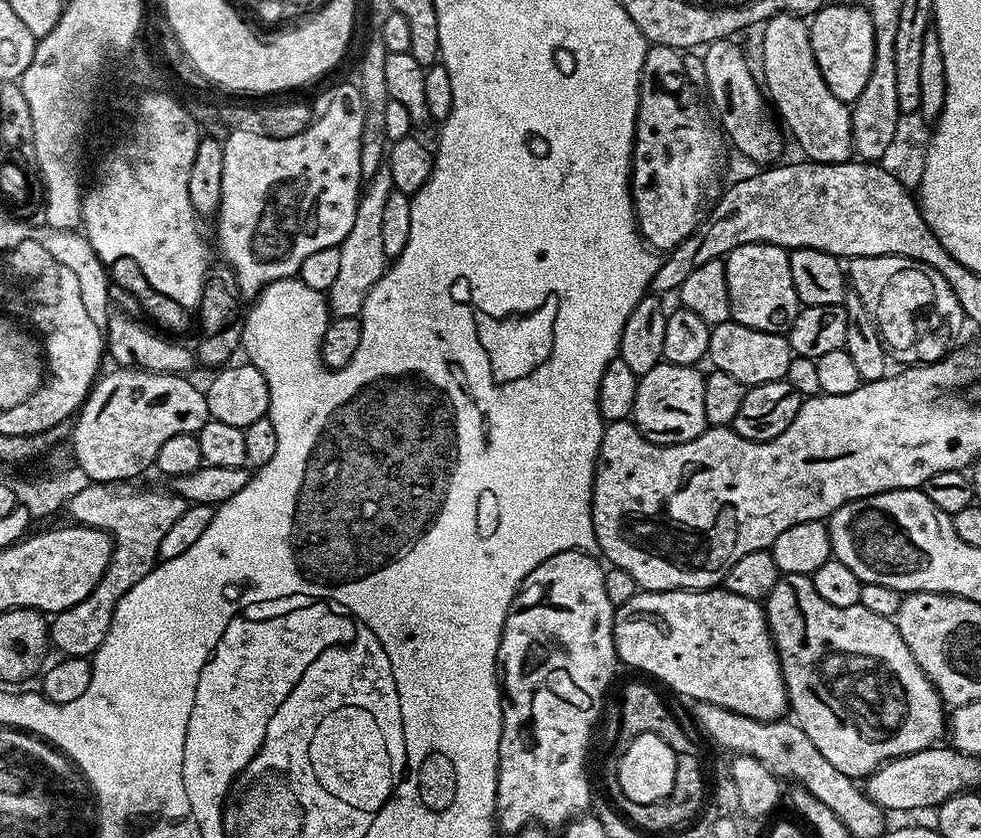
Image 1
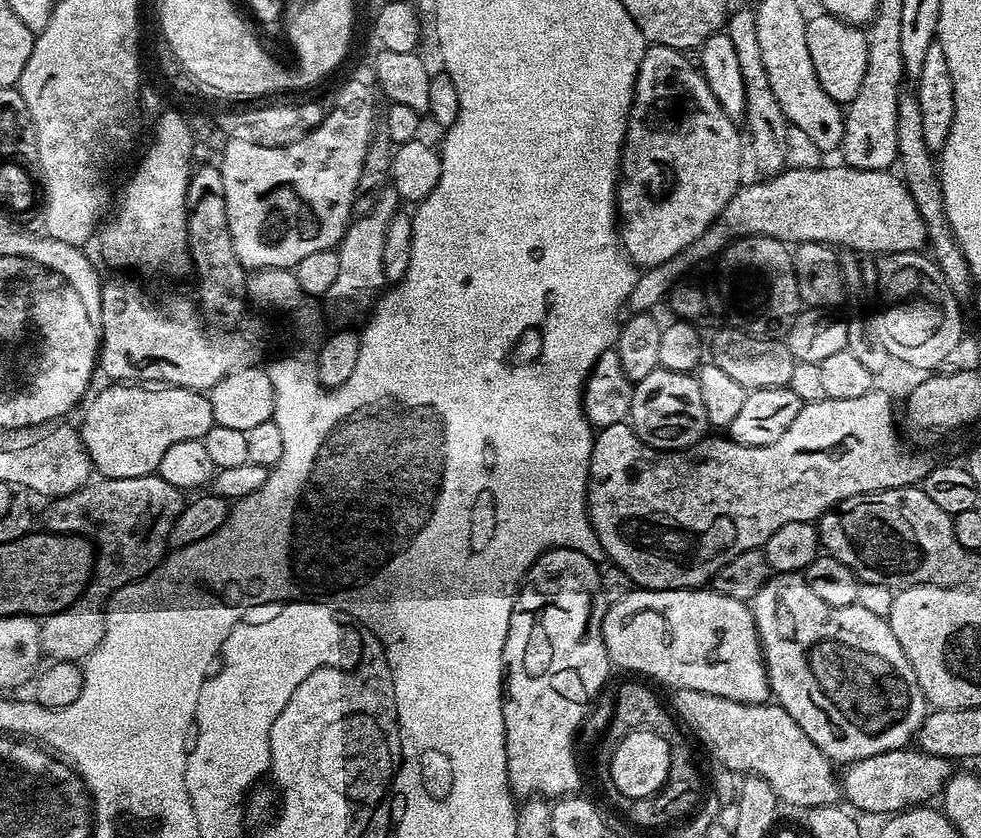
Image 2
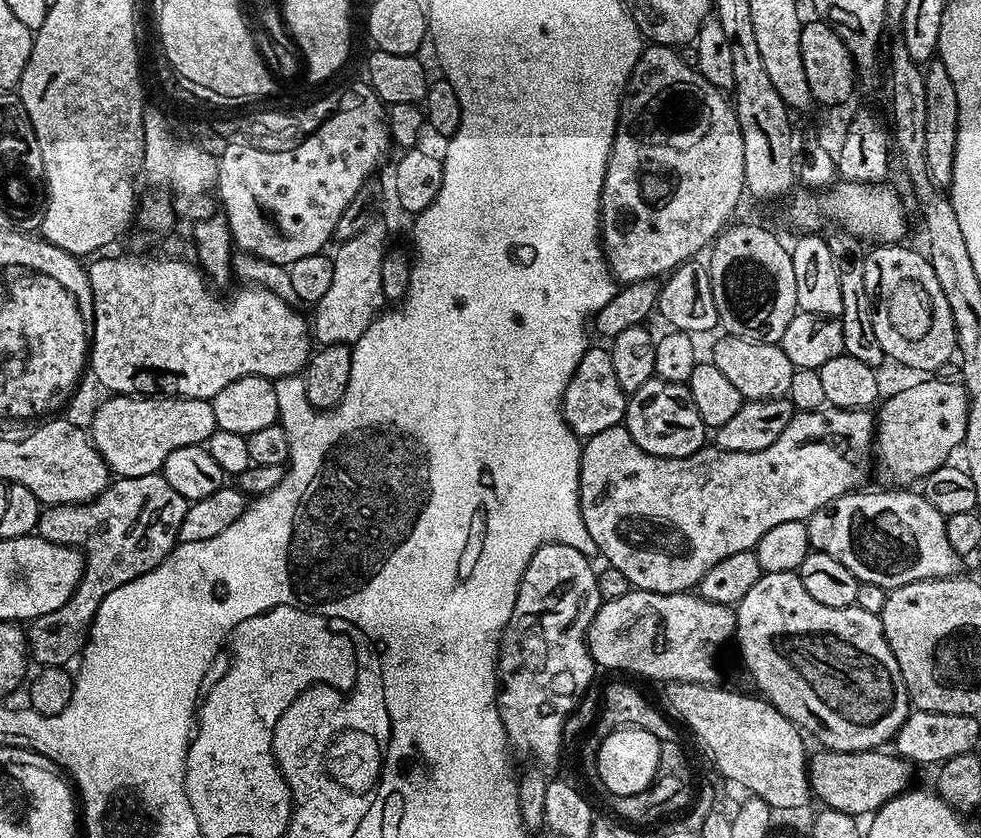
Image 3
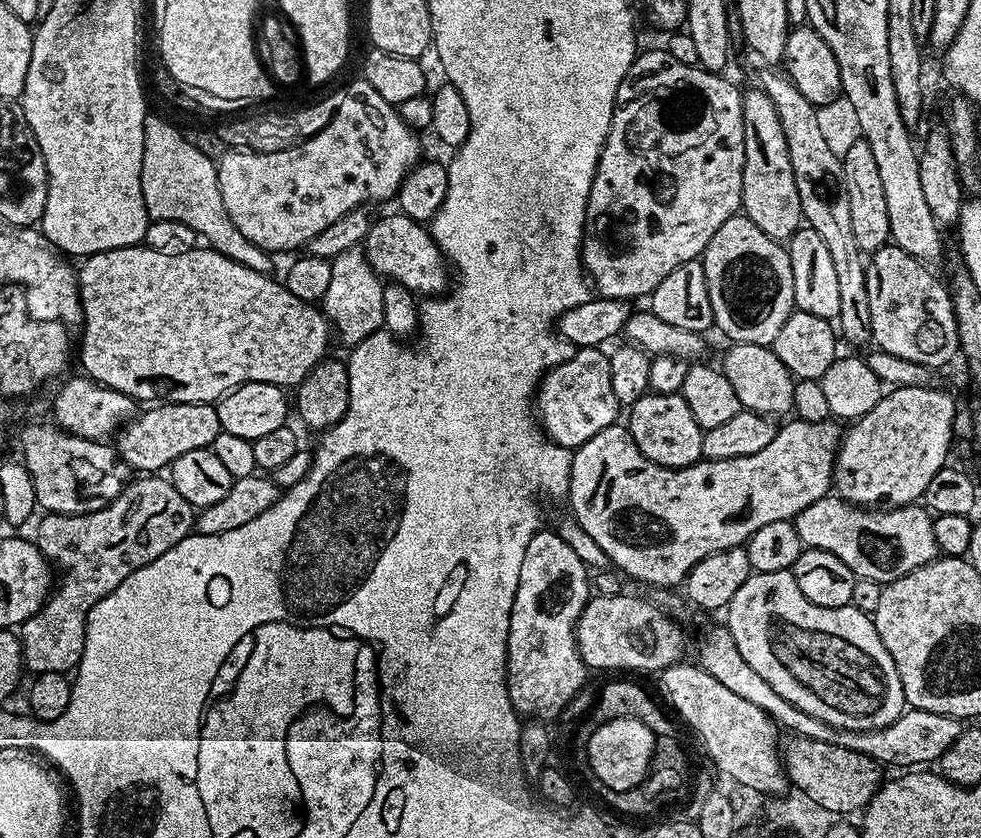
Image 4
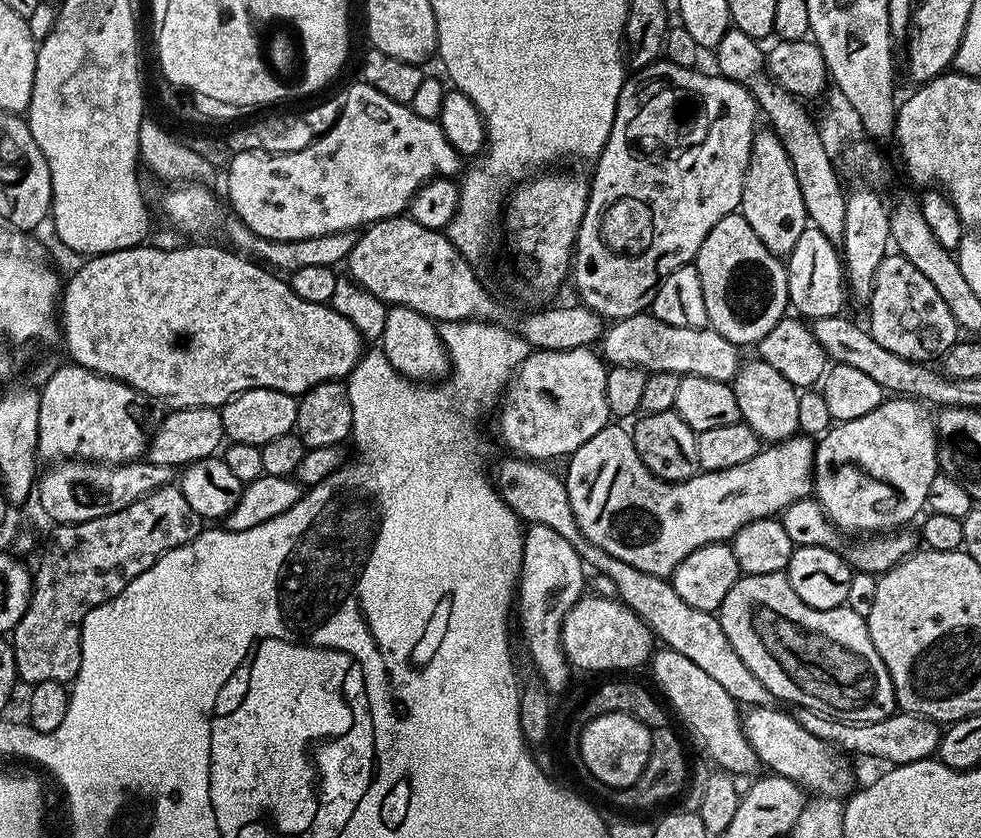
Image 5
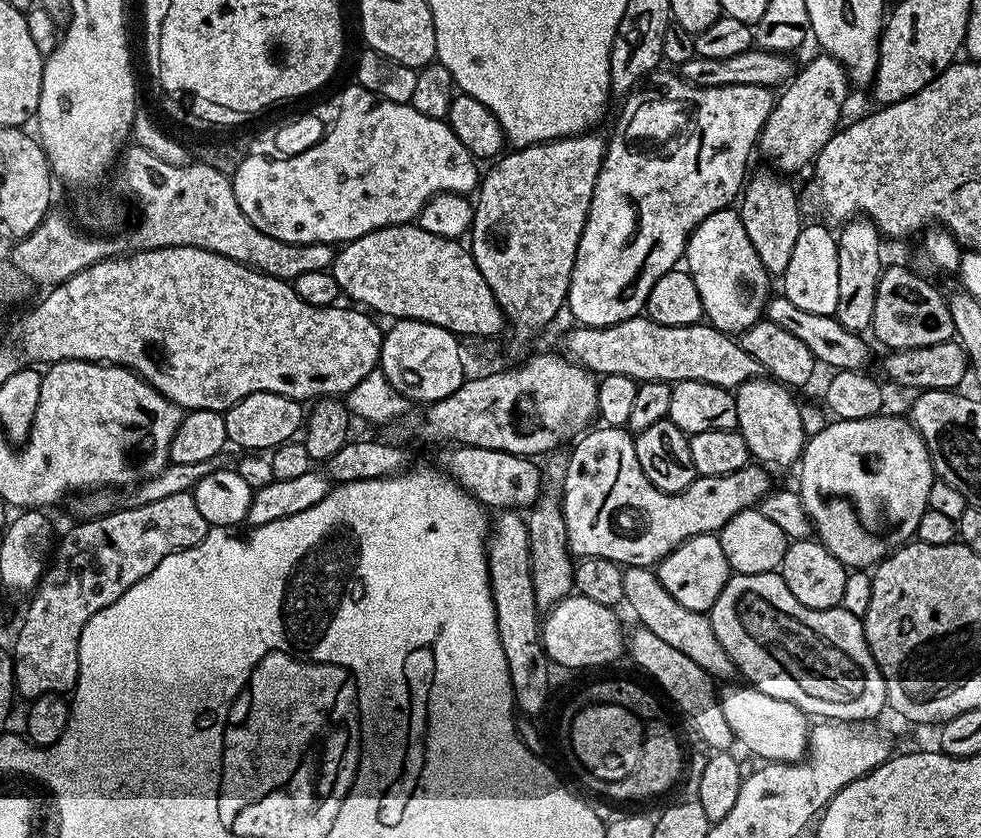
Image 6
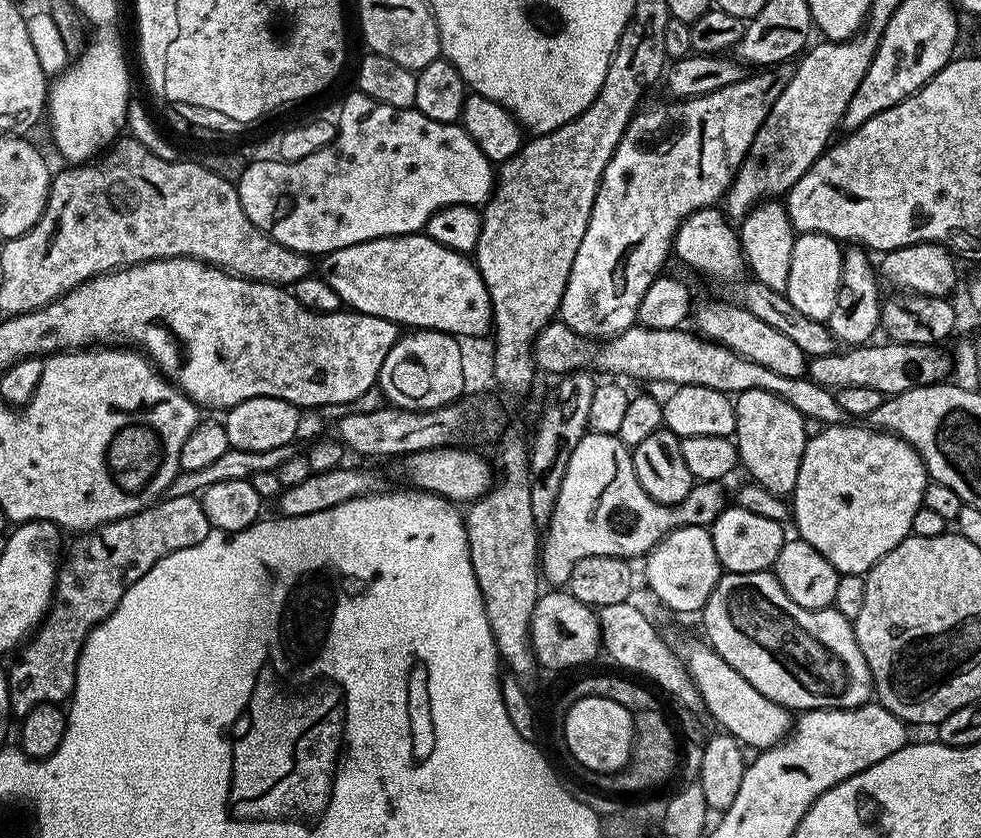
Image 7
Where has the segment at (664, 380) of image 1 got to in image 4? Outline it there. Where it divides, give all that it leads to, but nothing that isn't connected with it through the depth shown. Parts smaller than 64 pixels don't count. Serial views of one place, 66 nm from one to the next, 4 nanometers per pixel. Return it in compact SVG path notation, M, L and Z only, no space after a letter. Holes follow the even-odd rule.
M650 390L642 398L638 398L638 402L630 405L627 412L627 430L634 438L638 450L646 454L646 458L667 468L685 468L702 459L705 429L694 422L694 414L690 414L690 406L686 406L683 396Z

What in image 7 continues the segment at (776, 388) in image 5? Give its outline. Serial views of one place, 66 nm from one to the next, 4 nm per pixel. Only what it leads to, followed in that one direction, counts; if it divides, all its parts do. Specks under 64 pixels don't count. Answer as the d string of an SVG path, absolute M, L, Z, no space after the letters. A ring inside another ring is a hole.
M746 390L735 397L736 405L736 431L734 439L736 449L740 452L740 464L749 472L751 479L761 484L770 494L778 494L782 498L791 497L794 486L798 482L798 466L802 462L802 454L806 437L804 435L805 419L790 402L782 402L774 394L766 390Z

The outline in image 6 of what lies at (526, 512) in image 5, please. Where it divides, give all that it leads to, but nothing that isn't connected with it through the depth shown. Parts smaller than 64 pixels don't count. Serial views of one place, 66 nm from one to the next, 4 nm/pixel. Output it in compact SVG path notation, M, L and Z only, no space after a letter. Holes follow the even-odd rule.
M459 445L445 458L444 462L447 475L455 480L469 495L475 497L476 500L488 508L494 506L496 510L524 510L535 504L542 494L543 486L540 470L535 465L537 463L529 457L512 455L506 451L486 450L485 447ZM625 567L623 574L623 594L627 607L636 614L639 627L650 630L650 634L658 634L662 642L674 646L674 650L682 650L690 662L698 662L703 672L713 678L733 675L734 665L730 654L718 642L718 634L714 634L711 619L703 612L695 612L681 606L662 586L659 575L649 568Z

